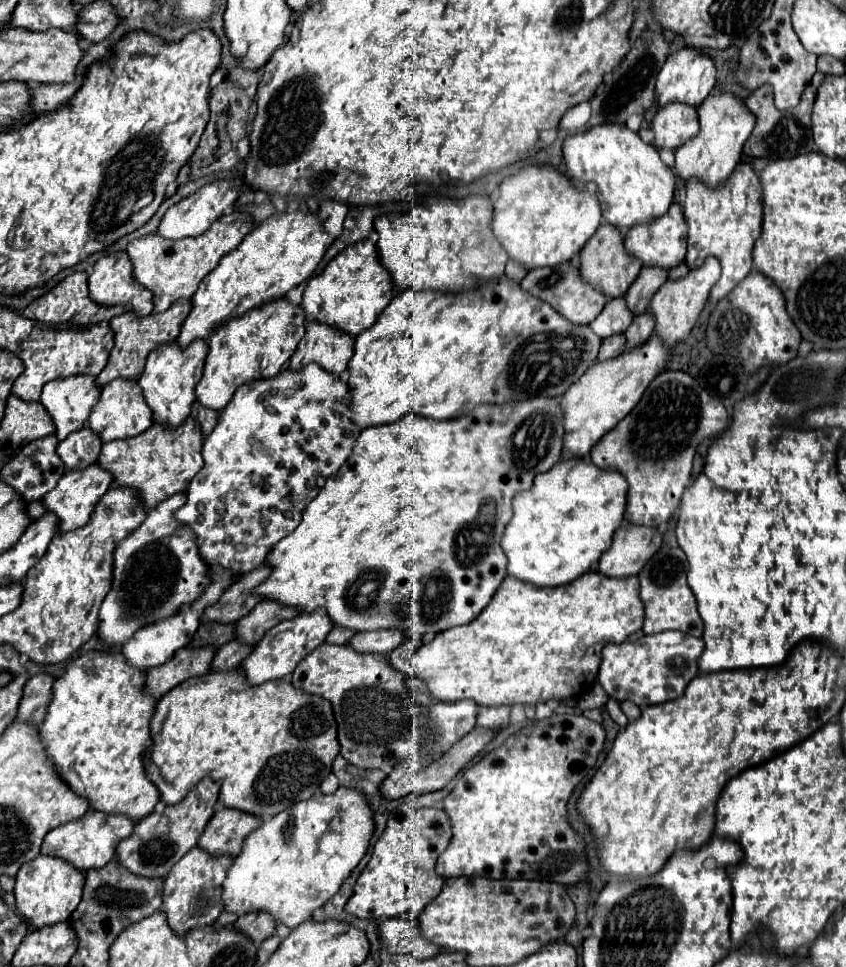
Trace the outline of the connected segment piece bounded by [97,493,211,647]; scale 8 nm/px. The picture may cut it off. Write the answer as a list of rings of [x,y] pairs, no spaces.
[[[179,493],[167,499],[167,503],[159,503],[159,507],[149,511],[147,519],[131,535],[117,543],[113,551],[111,589],[99,611],[97,637],[103,645],[123,645],[135,631],[177,615],[183,605],[197,601],[211,583],[207,565],[199,561],[199,553],[195,551],[191,531],[173,517],[183,505],[183,495],[185,493]]]

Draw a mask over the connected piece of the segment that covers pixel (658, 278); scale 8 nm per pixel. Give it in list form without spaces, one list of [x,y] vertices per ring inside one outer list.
[[[641,271],[635,283],[629,287],[625,301],[631,313],[637,317],[643,311],[647,311],[647,303],[651,301],[651,295],[659,291],[659,287],[667,281],[667,271]]]

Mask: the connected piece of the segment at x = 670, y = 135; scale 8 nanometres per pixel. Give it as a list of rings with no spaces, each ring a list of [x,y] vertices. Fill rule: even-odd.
[[[671,103],[667,111],[657,111],[653,123],[653,147],[655,149],[671,149],[675,151],[683,143],[687,143],[691,137],[697,135],[699,131],[699,121],[697,121],[697,109],[687,107],[683,103]]]

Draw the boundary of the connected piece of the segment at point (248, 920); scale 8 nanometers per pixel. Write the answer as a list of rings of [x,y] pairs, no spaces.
[[[243,915],[235,921],[233,927],[257,945],[275,935],[275,921],[271,919],[271,915]]]

